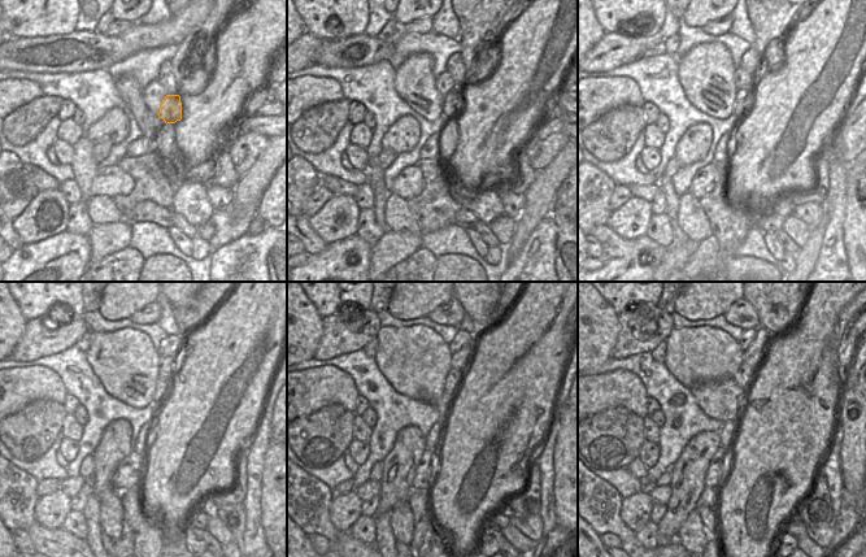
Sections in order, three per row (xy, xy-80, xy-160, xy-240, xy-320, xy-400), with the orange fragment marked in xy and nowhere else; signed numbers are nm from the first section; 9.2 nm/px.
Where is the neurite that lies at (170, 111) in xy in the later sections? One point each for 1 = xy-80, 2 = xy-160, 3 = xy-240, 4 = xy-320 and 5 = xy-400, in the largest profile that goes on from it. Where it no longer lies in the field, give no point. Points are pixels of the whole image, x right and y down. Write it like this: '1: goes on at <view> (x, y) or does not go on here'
1: goes on at xy-80 (452, 104)
2: goes on at xy-160 (743, 100)
3: goes on at xy-240 (162, 382)
4: goes on at xy-320 (452, 382)
5: goes on at xy-400 (744, 375)

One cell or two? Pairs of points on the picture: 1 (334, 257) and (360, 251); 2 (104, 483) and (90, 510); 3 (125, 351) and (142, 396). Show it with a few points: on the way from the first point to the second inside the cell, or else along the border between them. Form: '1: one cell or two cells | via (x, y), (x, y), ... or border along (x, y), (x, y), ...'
1: one cell | via (340, 257), (353, 248)
2: two cells | border along (92, 492), (98, 497)
3: one cell | via (125, 364), (125, 387), (129, 390)

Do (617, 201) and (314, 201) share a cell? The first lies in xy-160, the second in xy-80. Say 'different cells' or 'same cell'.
same cell

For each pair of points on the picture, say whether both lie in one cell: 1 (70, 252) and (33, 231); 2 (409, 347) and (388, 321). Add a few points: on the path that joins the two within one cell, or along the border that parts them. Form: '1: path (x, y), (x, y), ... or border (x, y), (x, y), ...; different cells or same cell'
1: border (65, 229), (24, 246); different cells
2: border (423, 326), (382, 327); different cells

